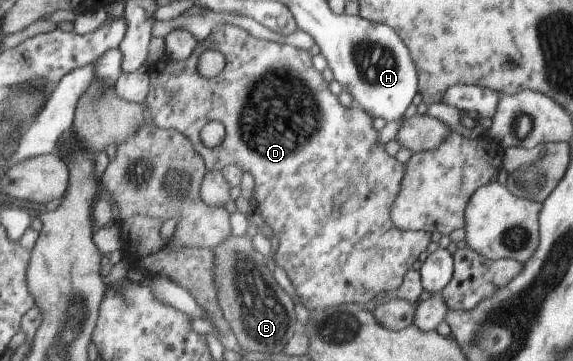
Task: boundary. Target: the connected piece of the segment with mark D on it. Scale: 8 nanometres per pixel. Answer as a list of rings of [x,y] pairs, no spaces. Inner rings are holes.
[[[225,24],[217,26],[202,41],[199,41],[196,50],[190,58],[186,60],[164,59],[150,69],[151,83],[149,86],[149,94],[147,96],[146,109],[147,115],[161,129],[177,130],[184,133],[195,144],[196,150],[204,157],[207,164],[207,170],[214,169],[222,171],[228,165],[239,166],[243,172],[250,172],[256,178],[256,188],[254,188],[253,202],[258,202],[260,214],[266,220],[270,232],[274,235],[274,249],[270,256],[270,261],[281,267],[287,274],[291,284],[294,286],[295,292],[300,298],[300,302],[310,311],[314,309],[324,310],[330,307],[340,306],[343,304],[354,304],[364,302],[374,298],[372,294],[368,296],[360,296],[362,290],[386,290],[386,292],[394,292],[399,288],[404,274],[408,268],[414,264],[414,260],[418,258],[418,254],[428,246],[430,242],[430,232],[428,231],[411,231],[396,228],[390,219],[391,204],[395,202],[396,195],[399,194],[399,188],[402,185],[402,163],[396,162],[392,156],[388,156],[382,148],[379,141],[378,131],[372,128],[370,120],[366,114],[362,114],[362,110],[357,105],[345,108],[338,102],[336,95],[330,92],[326,78],[322,76],[320,71],[314,68],[312,64],[312,54],[309,50],[300,49],[292,44],[278,44],[278,42],[270,42],[270,40],[262,40],[255,38],[244,28],[234,26],[234,24]],[[218,49],[227,58],[227,65],[224,72],[214,78],[206,78],[198,72],[198,61],[200,54],[204,50]],[[218,120],[226,125],[226,136],[221,140],[209,141],[204,139],[202,128],[212,122]]]

